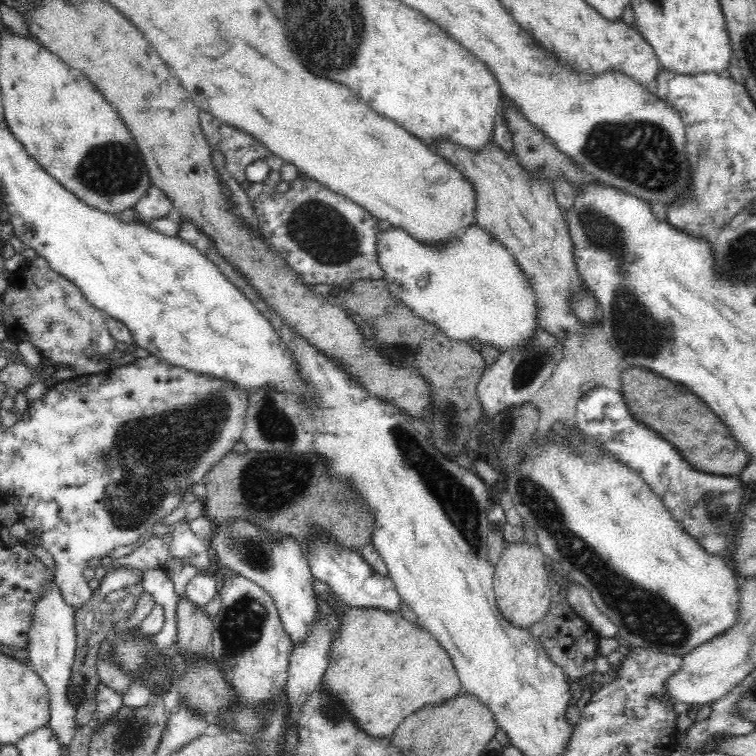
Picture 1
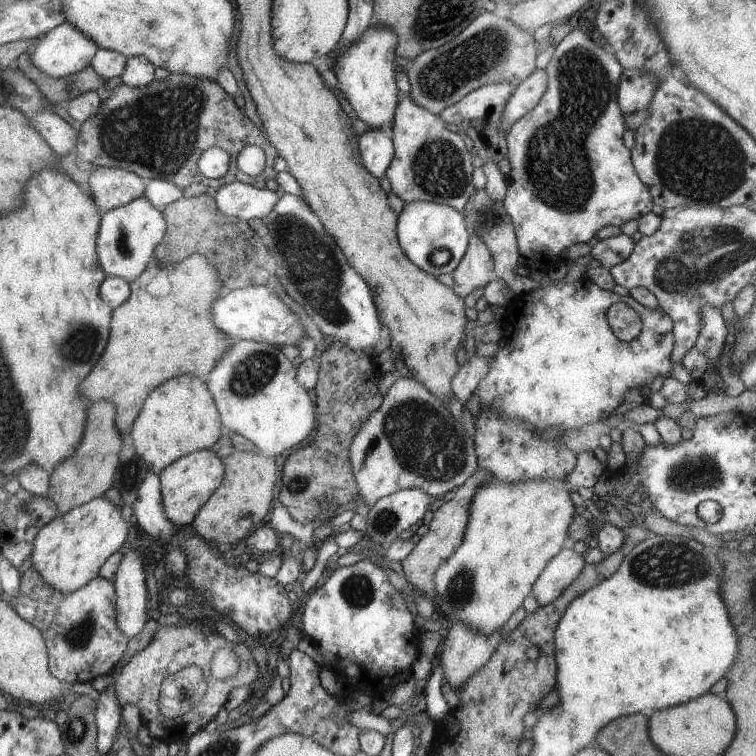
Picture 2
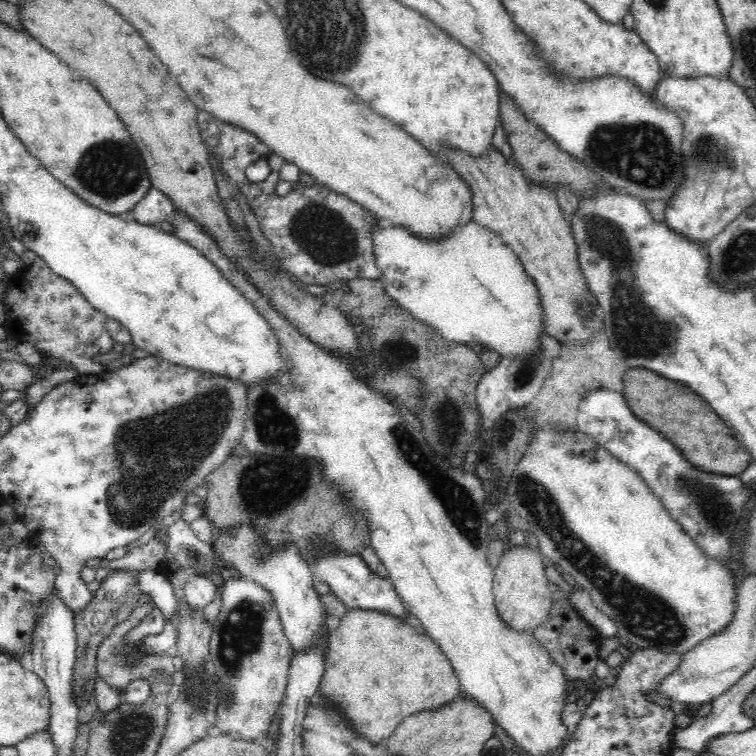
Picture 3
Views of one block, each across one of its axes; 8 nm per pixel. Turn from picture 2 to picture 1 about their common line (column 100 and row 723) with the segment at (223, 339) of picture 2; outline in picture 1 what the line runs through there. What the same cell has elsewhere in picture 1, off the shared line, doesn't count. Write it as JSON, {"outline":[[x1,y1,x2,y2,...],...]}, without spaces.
{"outline":[[354,607,346,610,331,644,321,686,336,696,356,720,357,727,374,740,391,736,406,716,414,711,452,700,462,692,456,669,442,645,421,625,418,627,404,619,400,612,388,612,384,608]]}

